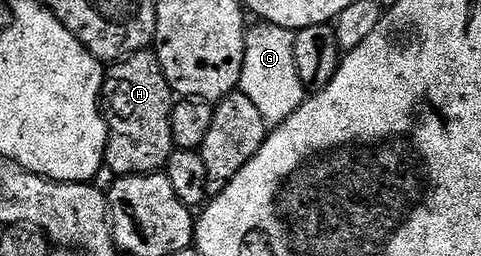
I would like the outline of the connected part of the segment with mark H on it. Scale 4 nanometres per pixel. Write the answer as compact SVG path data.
M156 51L136 52L114 63L105 73L103 92L110 100L109 112L107 108L109 145L105 148L104 167L110 168L117 178L161 172L175 151L171 134L175 95Z

